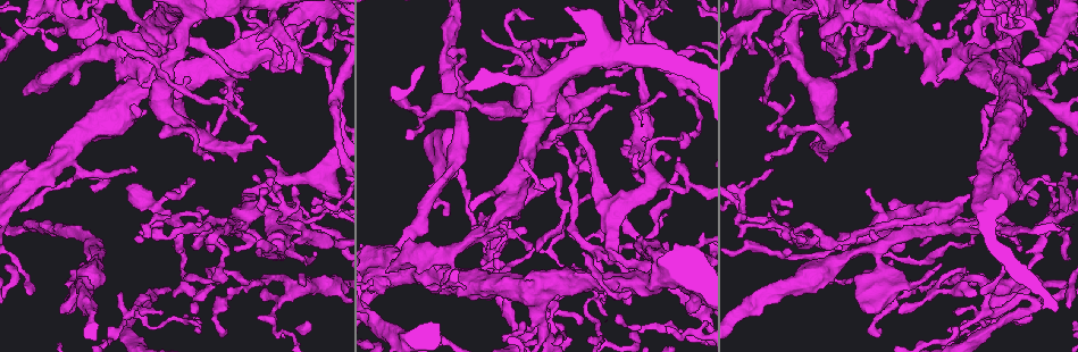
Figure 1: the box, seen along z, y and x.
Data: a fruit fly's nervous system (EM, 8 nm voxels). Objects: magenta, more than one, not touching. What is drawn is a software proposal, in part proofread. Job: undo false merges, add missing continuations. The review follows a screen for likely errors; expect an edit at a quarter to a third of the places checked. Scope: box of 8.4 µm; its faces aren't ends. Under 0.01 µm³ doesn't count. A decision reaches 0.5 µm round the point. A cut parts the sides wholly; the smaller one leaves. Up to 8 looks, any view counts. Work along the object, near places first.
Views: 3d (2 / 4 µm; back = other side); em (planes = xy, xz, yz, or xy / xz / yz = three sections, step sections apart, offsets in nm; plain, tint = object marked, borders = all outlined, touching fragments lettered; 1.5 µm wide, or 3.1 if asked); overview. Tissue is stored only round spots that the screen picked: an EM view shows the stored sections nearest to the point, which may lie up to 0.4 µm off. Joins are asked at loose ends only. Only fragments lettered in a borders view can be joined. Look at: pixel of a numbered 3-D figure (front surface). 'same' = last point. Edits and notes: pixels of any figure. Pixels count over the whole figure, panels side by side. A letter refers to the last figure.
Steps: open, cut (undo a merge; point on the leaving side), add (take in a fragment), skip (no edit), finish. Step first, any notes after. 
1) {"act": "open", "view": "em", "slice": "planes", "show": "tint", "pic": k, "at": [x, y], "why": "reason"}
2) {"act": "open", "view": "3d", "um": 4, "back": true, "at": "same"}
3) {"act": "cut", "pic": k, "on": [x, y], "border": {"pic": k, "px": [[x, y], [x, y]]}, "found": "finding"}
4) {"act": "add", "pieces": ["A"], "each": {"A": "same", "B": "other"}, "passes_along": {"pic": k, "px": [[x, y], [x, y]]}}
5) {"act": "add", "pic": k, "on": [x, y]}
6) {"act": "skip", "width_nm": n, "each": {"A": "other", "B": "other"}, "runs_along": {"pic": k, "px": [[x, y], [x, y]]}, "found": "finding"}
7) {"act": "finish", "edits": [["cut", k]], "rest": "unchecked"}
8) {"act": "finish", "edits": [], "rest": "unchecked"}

{"act": "open", "view": "em", "slice": "planes", "show": "borders", "pic": 1, "at": [89, 23], "why": "thin neck"}

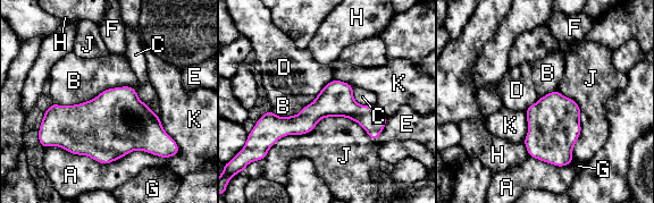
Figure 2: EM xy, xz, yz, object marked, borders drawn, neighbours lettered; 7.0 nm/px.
{"act": "skip", "longest_contact_nm": ["A", 850], "each": {"A": "other", "B": "other", "C": "other", "D": "other", "E": "other", "F": "other", "G": "other", "H": "other", "J": "other", "K": "other"}, "runs_along": {"pic": 2, "px": [[384, 119], [318, 109], [265, 129]]}, "found": "all the same neuron"}

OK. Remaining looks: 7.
{"act": "open", "view": "em", "slice": "planes", "show": "tint", "pic": 1, "at": [452, 250], "why": "three-way junction"}

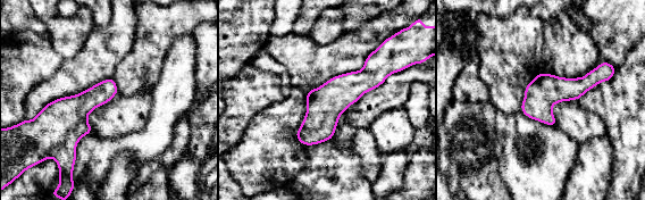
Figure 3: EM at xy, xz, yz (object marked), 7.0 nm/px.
{"act": "open", "view": "em", "slice": "planes", "show": "borders", "at": "same", "why": "what lies round it"}

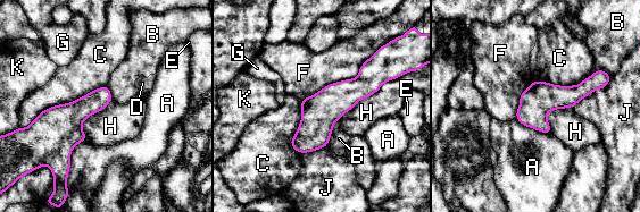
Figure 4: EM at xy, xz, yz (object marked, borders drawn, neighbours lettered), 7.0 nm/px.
{"act": "skip", "width_nm": 240, "each": {"A": "other", "B": "other", "C": "other", "D": "other", "E": "other", "F": "other", "G": "other", "H": "other", "J": "other", "K": "other"}, "found": "one neuron here"}

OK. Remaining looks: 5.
{"act": "open", "view": "em", "slice": "yz", "step": 8, "show": "tint", "pic": 1, "at": [805, 241], "why": "free end"}

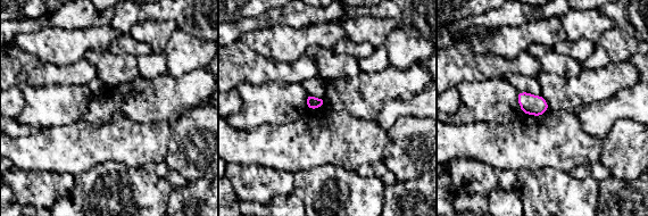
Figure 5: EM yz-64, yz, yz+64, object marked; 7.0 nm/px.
{"act": "open", "view": "em", "slice": "planes", "show": "borders", "at": "same", "why": "cut it another way"}

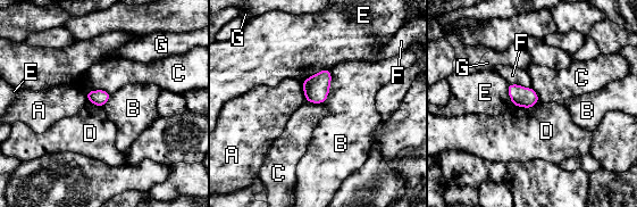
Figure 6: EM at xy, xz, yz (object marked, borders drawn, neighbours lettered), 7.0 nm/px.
{"act": "skip", "each": {"A": "other", "B": "other", "C": "other", "D": "other", "E": "other", "F": "other", "G": "other"}, "border": {"pic": 6, "px": [[85, 92], [106, 90], [110, 94]]}, "found": "none of them fits"}

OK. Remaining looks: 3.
{"act": "finish", "edits": [], "rest": "unchecked"}

